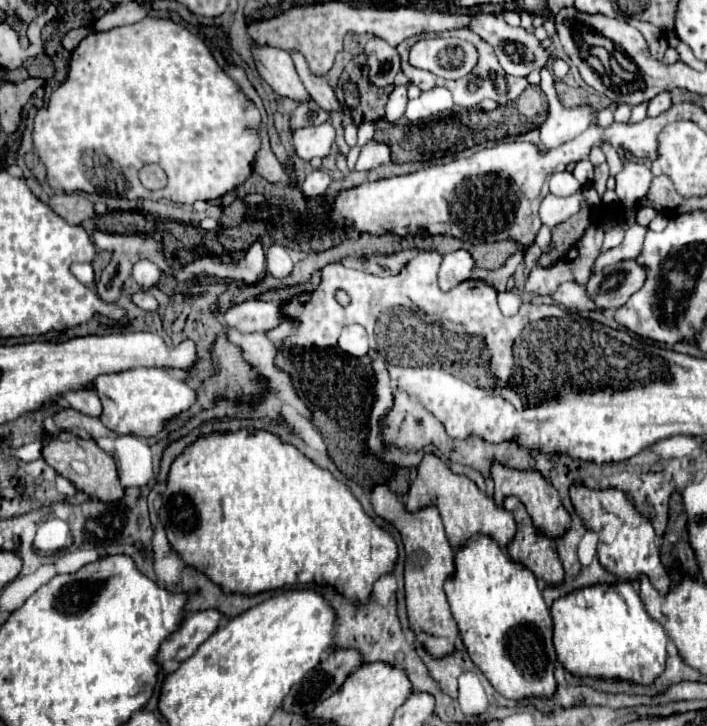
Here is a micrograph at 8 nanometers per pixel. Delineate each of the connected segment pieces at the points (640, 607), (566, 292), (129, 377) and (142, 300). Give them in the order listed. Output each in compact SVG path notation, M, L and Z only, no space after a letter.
M630 582L580 588L552 604L552 620L554 620L554 646L558 662L574 676L628 680L640 686L650 686L666 670L668 634L664 632L664 628L660 628L660 624L656 624L656 620L652 620L646 614L644 604Z
M560 284L558 290L552 294L552 298L558 304L564 304L566 308L578 308L578 310L596 310L592 308L592 300L588 300L588 294L584 292L582 284Z
M136 368L112 376L98 376L94 390L104 404L100 420L112 432L144 438L156 436L168 420L178 418L180 412L188 410L196 402L196 390L180 380L174 372L162 368Z
M140 290L140 292L136 292L136 294L132 296L132 300L134 300L134 304L138 304L142 310L158 310L158 302L156 302L156 298L154 298L150 292Z

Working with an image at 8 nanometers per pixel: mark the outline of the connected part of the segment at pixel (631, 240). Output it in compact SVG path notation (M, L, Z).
M634 224L632 228L628 228L620 246L602 252L600 260L596 260L594 272L598 272L600 268L604 268L608 264L618 264L622 260L634 260L640 254L640 248L642 248L642 242L644 242L644 234L646 234L644 226Z

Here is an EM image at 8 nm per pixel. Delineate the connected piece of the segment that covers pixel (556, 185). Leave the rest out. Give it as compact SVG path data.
M558 172L550 180L550 192L554 196L570 196L578 188L580 188L580 182L576 182L576 178L570 172Z

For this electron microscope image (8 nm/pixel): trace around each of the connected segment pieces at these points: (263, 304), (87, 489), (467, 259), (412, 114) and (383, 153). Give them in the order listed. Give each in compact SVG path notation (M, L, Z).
M248 300L236 304L224 312L224 322L228 328L236 328L242 334L266 332L282 324L280 308L266 300Z
M54 438L44 450L42 450L44 460L64 478L68 478L78 490L82 490L84 494L98 498L100 502L118 502L124 498L124 488L118 480L118 472L116 472L116 462L112 460L112 456L108 456L104 450L98 448L98 444L94 440L68 440L62 442L58 438Z
M466 250L450 252L442 258L440 270L438 270L438 286L440 290L448 292L466 278L470 278L470 272L474 268L474 260Z
M434 88L434 90L422 92L416 100L408 102L406 118L410 122L416 122L416 120L422 120L422 118L436 116L444 110L450 110L452 106L454 106L452 104L452 94L446 88Z
M368 140L360 150L356 170L374 170L388 162L390 162L390 146L384 142Z

